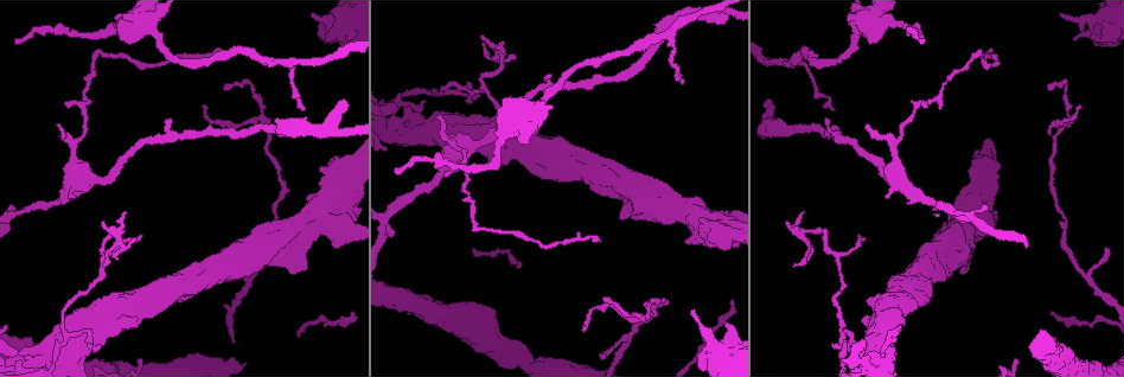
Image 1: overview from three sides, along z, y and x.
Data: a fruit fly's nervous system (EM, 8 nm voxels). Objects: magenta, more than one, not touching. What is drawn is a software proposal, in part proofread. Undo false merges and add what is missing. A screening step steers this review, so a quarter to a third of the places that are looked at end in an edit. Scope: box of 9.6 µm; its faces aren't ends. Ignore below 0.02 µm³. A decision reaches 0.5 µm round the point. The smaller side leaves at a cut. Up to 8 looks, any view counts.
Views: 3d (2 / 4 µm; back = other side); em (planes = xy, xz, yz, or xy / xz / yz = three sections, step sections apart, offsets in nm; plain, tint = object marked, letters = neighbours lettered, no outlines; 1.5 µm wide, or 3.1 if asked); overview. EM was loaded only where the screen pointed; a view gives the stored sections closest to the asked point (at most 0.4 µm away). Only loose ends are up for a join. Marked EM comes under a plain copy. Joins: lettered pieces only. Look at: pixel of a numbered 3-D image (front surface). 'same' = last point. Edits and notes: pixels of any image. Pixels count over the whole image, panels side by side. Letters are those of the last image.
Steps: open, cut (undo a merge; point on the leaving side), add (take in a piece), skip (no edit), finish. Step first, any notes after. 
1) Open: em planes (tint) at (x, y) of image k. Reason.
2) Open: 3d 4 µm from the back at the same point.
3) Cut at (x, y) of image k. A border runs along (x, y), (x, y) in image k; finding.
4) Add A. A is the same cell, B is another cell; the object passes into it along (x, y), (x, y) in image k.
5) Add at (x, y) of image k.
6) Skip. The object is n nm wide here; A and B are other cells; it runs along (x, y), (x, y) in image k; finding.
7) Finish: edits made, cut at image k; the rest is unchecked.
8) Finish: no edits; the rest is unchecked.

Open: em xy step 8 (tint) at (1092, 16) of image 1. Sharp bend.

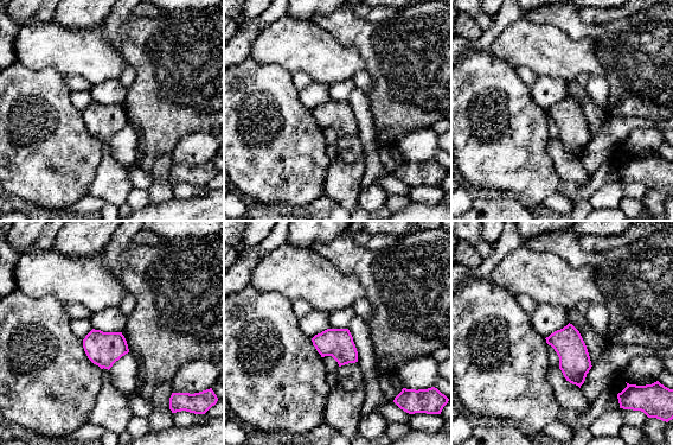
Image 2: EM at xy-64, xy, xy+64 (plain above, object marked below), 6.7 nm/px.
Open: em planes (letters) at the same point.

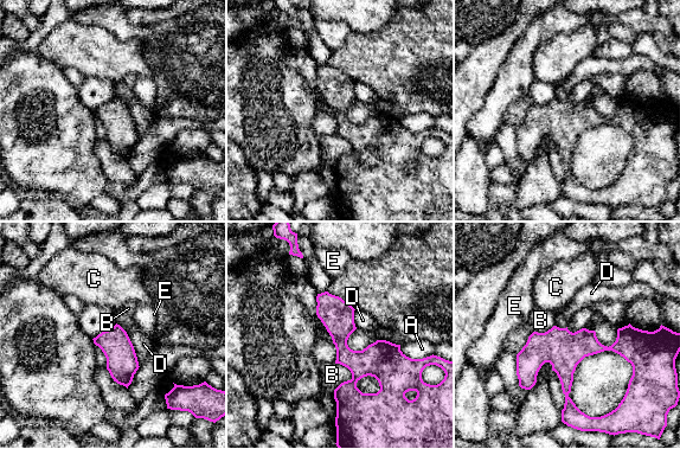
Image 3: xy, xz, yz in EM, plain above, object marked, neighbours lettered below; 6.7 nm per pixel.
Skip. A, B, C, D and E are other cells; it runs along (639, 341), (550, 347), (521, 383) in image 3; all the same neuron.

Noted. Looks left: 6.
Open: em xy step 8 (tint) at (478, 227) of image 1. Abrupt turn.

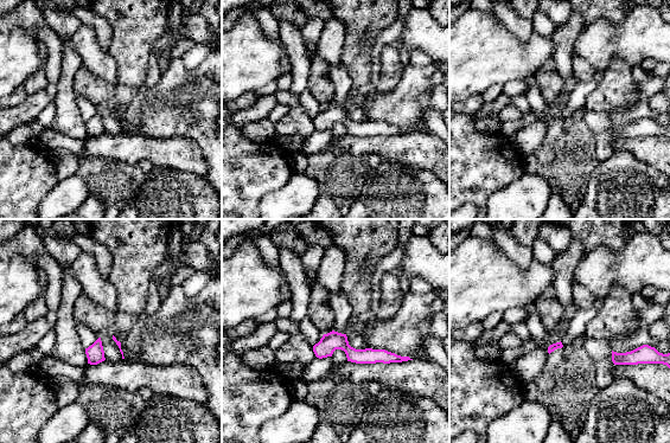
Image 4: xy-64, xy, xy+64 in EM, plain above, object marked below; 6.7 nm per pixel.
Open: em planes (letters) at the same point. Another direction.

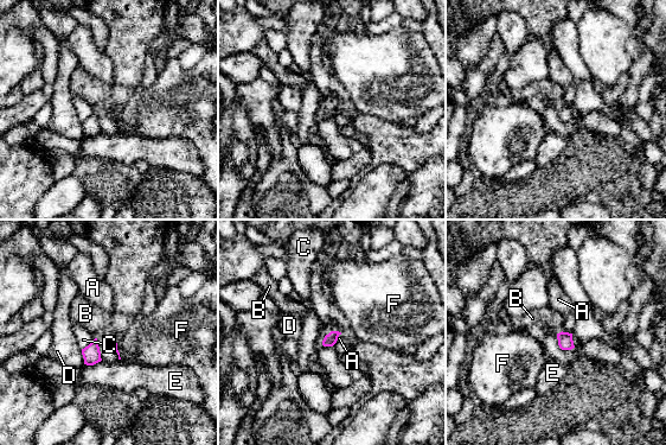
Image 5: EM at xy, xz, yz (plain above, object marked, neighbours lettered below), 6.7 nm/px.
Skip. A, B, C, D, E and F are other cells; continuous, no second neuron.

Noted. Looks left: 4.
Open: 3d 2 µm at (803, 213) of image 1.

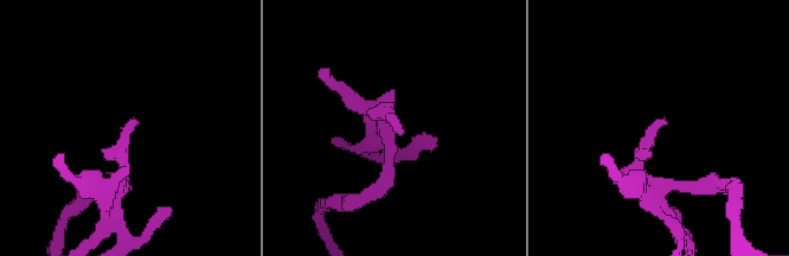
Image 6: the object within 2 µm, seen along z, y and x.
Open: em planes (letters) at (133, 123) of image 6.

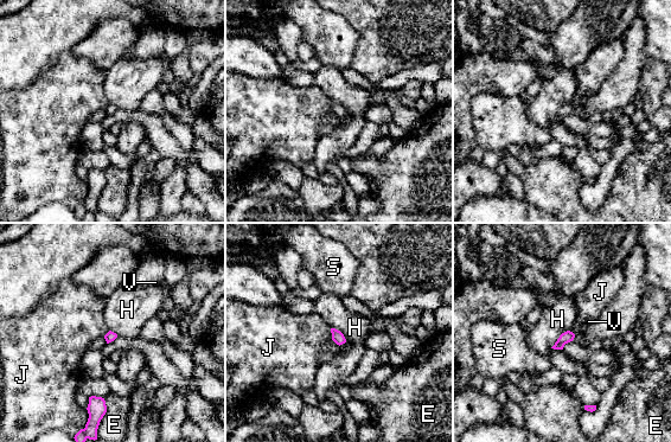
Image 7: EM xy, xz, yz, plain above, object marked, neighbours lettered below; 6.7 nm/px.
Add V. V is the same cell, E, H, J and S are other cells; the object passes into it along (337, 335), (340, 344), (345, 346) in image 7; the neuron continues.

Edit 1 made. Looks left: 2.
Finish: edits made, add at image 7; the rest is unchecked.

